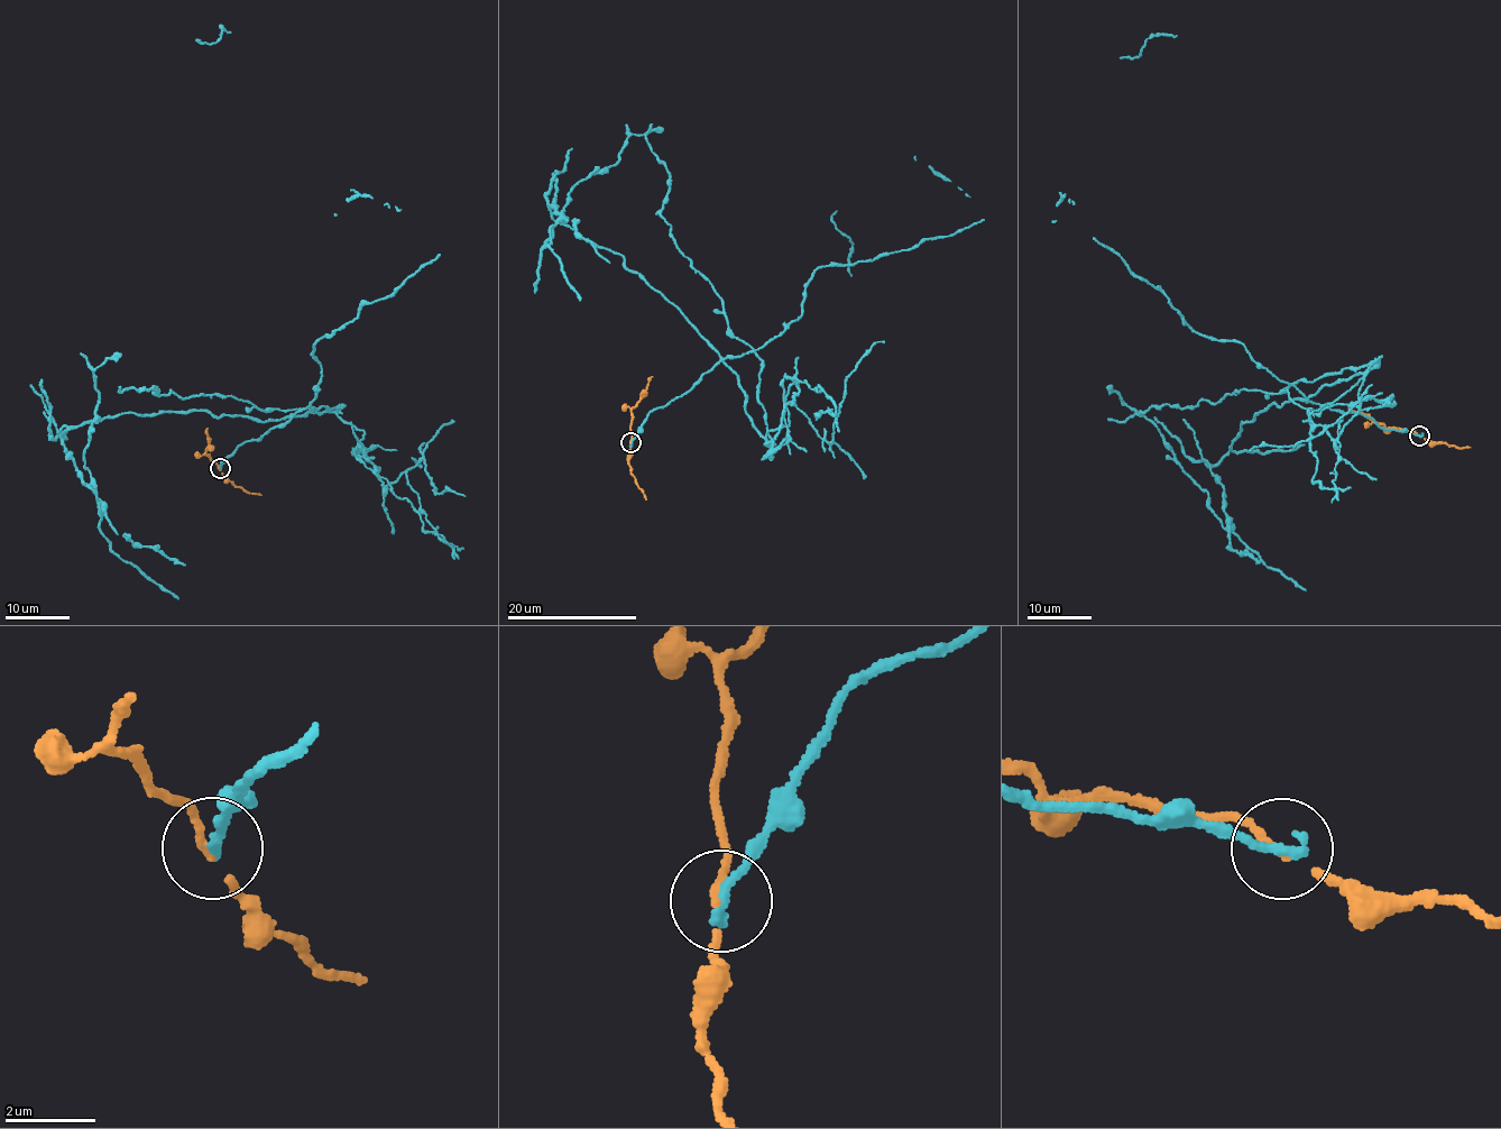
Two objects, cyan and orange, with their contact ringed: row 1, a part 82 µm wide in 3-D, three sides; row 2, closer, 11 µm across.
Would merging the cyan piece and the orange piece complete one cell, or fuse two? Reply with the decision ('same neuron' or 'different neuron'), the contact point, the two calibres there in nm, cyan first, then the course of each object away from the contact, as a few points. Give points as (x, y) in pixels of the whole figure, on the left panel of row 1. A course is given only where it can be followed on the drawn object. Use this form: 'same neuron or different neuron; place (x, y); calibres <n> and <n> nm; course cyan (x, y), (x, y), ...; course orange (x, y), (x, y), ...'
different neuron; place (220, 468); calibres 240 and 140 nm; course cyan (220, 469), (296, 412), (335, 410), (52, 431), (101, 512), (83, 457), (92, 375), (120, 354); course orange (220, 469), (204, 453), (206, 428)

